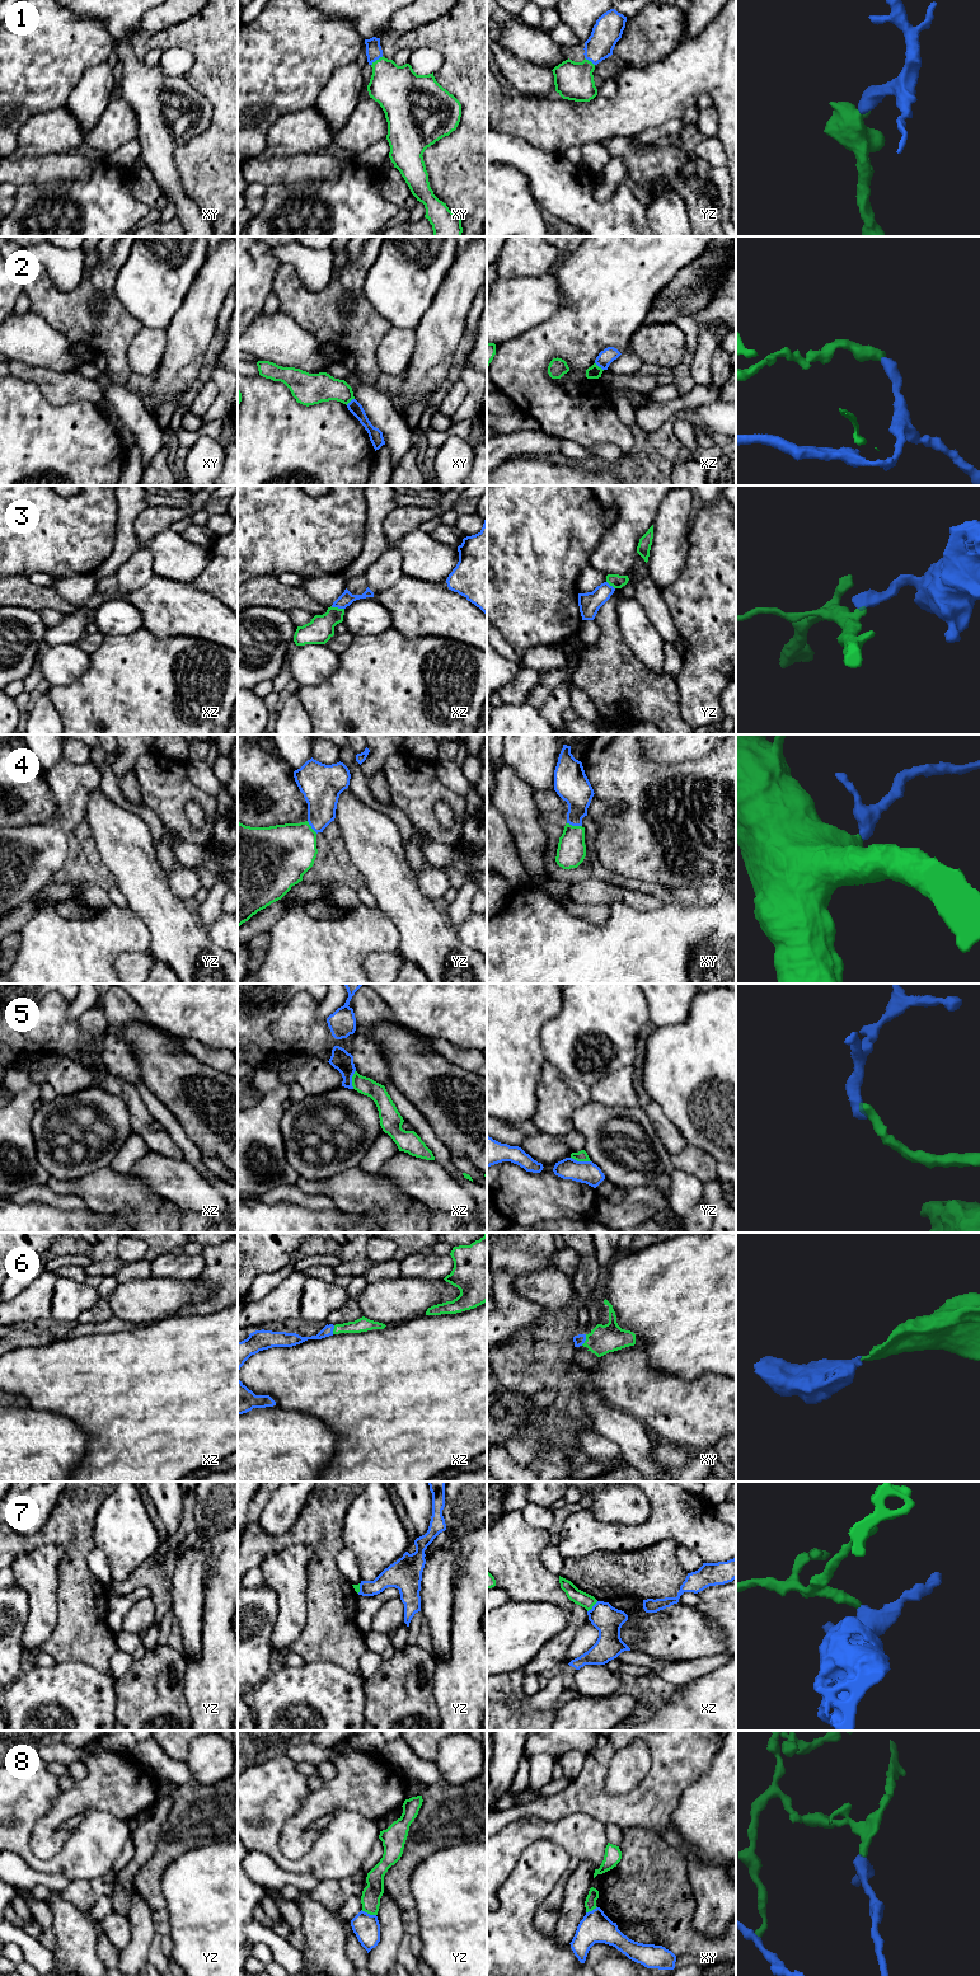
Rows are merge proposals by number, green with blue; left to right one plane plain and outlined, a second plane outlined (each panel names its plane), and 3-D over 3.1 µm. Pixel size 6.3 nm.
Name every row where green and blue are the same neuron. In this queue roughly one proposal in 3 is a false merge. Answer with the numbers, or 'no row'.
1, 4, 6

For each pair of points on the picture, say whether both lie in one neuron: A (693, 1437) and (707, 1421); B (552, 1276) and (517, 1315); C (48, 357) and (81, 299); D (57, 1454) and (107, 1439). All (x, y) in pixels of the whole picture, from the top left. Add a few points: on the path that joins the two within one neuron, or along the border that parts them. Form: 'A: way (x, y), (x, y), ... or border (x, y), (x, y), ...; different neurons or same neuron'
A: way (694, 1434), (703, 1425); same neuron
B: border (512, 1280), (512, 1286), (523, 1296), (547, 1308); different neurons
C: border (38, 315), (57, 329), (71, 345); different neurons
D: border (70, 1420), (88, 1436), (87, 1450), (74, 1468); different neurons

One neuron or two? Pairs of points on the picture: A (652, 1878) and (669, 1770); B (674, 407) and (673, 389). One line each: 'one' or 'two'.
A: two
B: two

